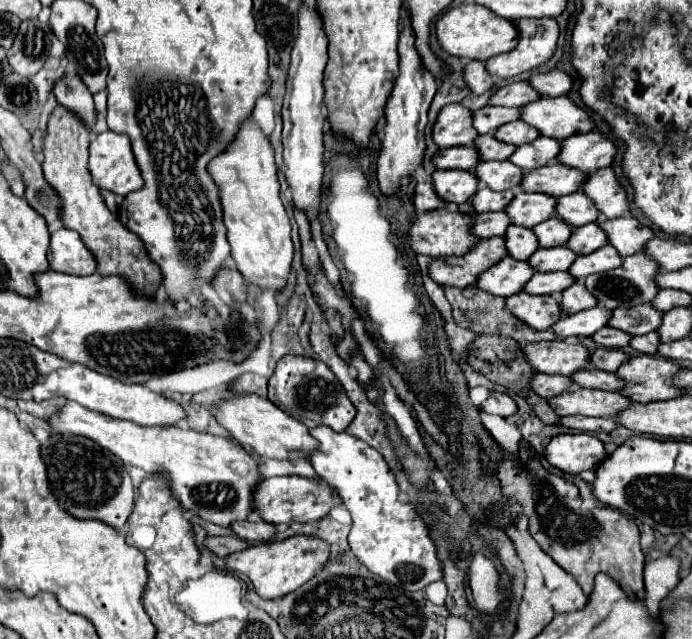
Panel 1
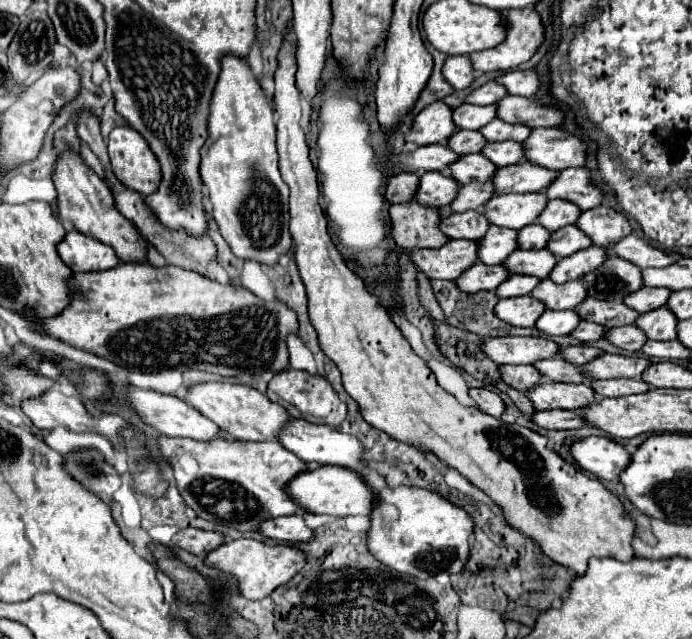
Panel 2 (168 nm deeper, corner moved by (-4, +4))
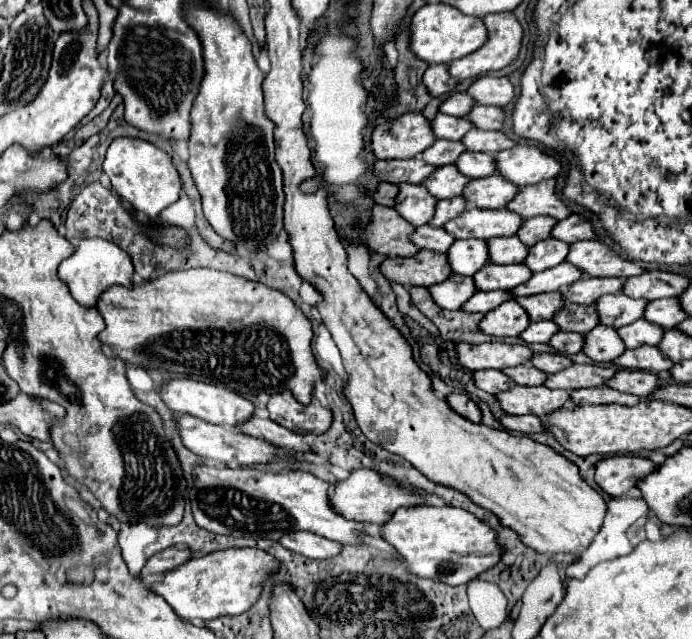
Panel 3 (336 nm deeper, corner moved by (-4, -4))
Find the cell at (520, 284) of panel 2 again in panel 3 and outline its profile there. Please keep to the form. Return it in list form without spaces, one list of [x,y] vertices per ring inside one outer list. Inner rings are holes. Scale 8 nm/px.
[[[494,290],[494,292],[476,292],[476,296],[470,296],[462,310],[464,312],[480,312],[480,314],[486,314],[490,310],[494,310],[496,306],[500,306],[504,300],[510,300],[512,296],[504,290]]]

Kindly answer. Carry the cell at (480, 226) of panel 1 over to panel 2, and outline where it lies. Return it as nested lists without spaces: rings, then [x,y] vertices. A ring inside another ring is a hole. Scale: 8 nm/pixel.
[[[468,210],[462,214],[452,214],[440,222],[440,230],[448,238],[466,238],[466,240],[480,240],[484,232],[488,232],[492,224],[480,210]]]

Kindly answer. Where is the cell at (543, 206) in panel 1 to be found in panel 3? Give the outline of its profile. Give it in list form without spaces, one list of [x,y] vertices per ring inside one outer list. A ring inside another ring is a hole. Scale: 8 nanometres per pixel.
[[[468,208],[456,220],[448,220],[446,228],[454,238],[496,238],[496,236],[514,236],[520,228],[522,218],[510,210],[480,210]]]

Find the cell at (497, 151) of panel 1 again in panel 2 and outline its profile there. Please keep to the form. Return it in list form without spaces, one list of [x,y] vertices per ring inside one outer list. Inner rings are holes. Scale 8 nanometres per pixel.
[[[458,130],[450,140],[448,146],[454,152],[460,154],[472,154],[472,152],[480,152],[480,148],[484,148],[488,140],[484,140],[484,136],[480,136],[480,132],[474,130]]]

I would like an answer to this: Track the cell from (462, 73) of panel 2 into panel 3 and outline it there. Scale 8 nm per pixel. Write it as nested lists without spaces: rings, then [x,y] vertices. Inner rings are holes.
[[[434,64],[428,66],[424,76],[422,76],[422,84],[428,88],[428,94],[432,96],[442,96],[454,90],[456,80],[452,80],[452,76],[448,74],[448,66],[444,64]]]

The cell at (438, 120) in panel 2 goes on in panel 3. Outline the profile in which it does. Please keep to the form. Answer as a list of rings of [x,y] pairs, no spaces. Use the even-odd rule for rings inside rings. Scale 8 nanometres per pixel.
[[[416,112],[384,120],[372,132],[372,152],[376,158],[414,158],[432,144],[430,122]]]

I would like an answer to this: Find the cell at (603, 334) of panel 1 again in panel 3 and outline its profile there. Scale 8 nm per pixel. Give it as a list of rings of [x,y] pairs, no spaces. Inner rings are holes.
[[[558,332],[556,336],[552,336],[552,340],[548,342],[548,346],[552,346],[556,352],[560,354],[576,354],[582,348],[582,336],[574,334],[574,332]]]

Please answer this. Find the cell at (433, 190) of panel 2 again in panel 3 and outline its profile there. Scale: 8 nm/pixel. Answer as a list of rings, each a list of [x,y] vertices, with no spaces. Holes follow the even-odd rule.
[[[398,184],[398,196],[394,206],[396,212],[400,212],[400,216],[412,226],[422,226],[428,224],[428,220],[432,218],[436,198],[428,196],[422,184]]]

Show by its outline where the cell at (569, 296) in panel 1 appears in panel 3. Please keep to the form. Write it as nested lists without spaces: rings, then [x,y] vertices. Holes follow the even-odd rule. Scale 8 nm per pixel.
[[[548,292],[548,294],[536,294],[536,296],[524,296],[516,300],[526,312],[532,322],[550,320],[556,310],[564,306],[560,292]]]

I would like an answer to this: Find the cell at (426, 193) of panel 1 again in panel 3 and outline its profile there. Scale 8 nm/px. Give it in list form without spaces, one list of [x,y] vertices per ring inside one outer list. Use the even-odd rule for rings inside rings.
[[[380,182],[380,184],[378,184],[378,188],[376,188],[376,192],[372,194],[374,204],[392,206],[392,204],[394,204],[394,198],[396,198],[396,190],[398,190],[398,186],[388,184],[388,182]]]

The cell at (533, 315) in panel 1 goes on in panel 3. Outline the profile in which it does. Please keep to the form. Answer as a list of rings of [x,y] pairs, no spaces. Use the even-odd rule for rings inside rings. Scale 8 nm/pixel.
[[[506,300],[498,308],[484,314],[480,320],[480,332],[488,336],[520,336],[520,332],[530,324],[528,314],[516,300]]]

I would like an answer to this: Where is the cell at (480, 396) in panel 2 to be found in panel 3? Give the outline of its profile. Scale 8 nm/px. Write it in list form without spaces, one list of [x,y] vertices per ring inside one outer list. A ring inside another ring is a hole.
[[[450,394],[450,396],[446,398],[446,402],[448,402],[448,406],[450,406],[456,414],[464,416],[466,420],[480,422],[482,414],[480,414],[478,406],[476,406],[476,402],[472,402],[466,394]]]

